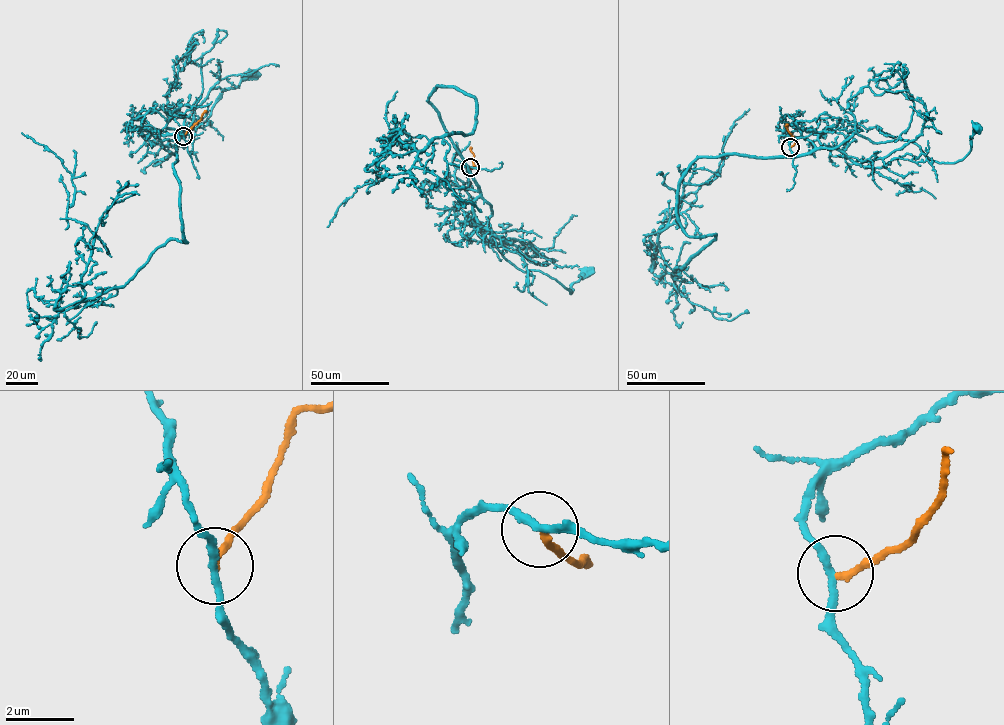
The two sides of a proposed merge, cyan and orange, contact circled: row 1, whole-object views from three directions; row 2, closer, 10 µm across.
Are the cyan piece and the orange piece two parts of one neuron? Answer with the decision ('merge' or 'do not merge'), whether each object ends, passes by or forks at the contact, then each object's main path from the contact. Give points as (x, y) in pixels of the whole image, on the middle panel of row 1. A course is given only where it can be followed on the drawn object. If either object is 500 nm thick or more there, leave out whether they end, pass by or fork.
do not merge; cyan passes by; orange ends; course cyan (470, 167), (467, 187), (457, 184), (489, 203), (492, 235), (506, 259), (554, 278), (570, 293), (587, 270); course orange (470, 167), (472, 169), (474, 156), (471, 147)

